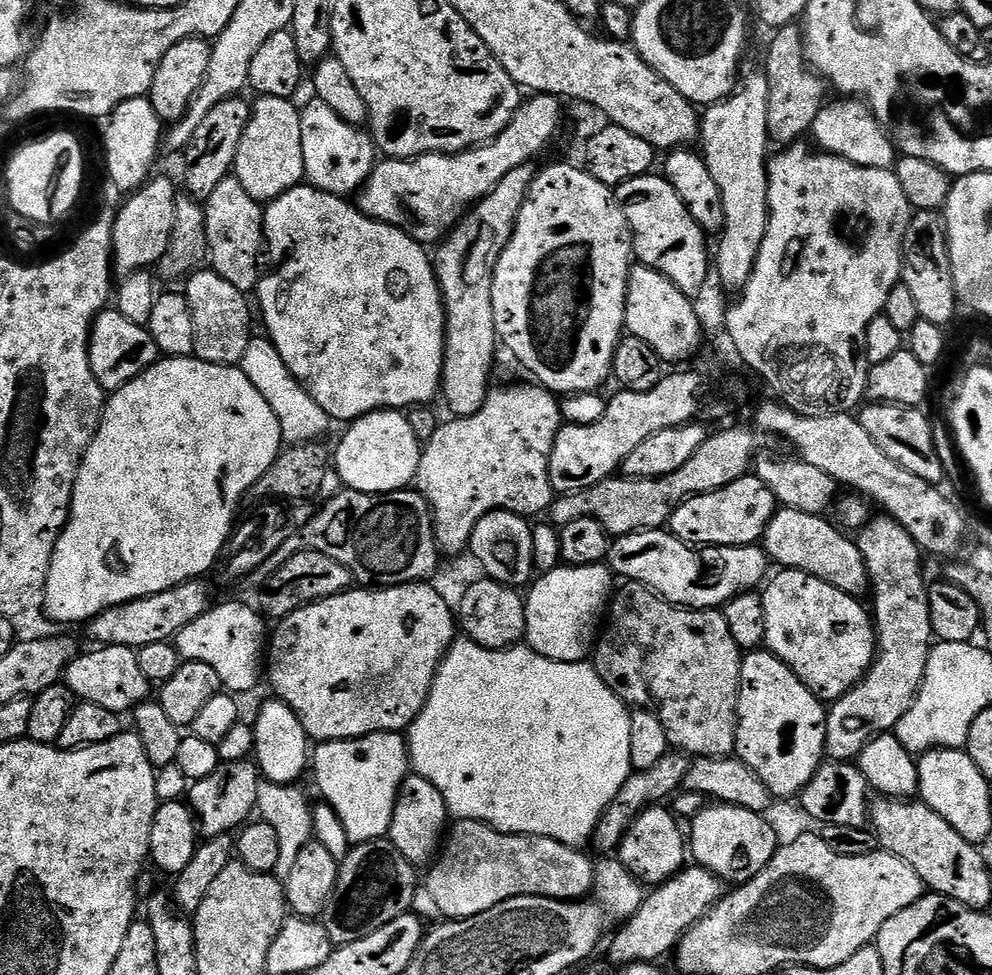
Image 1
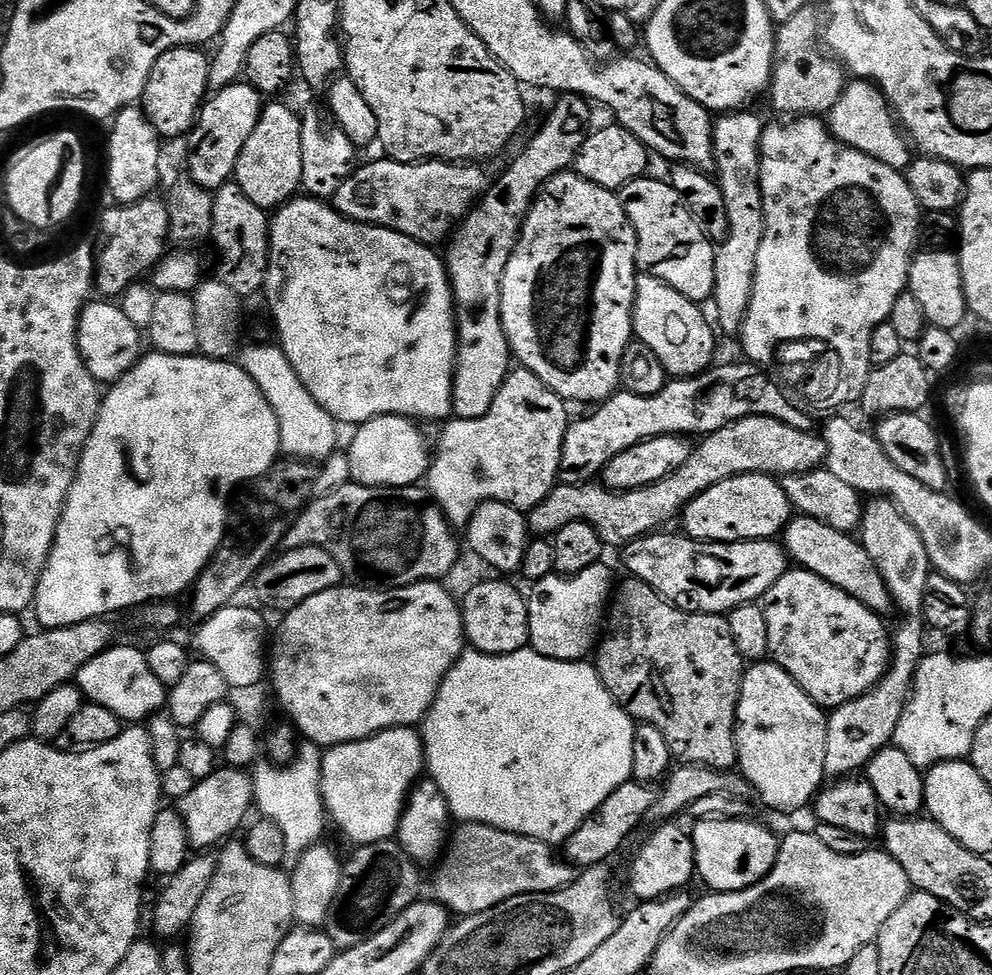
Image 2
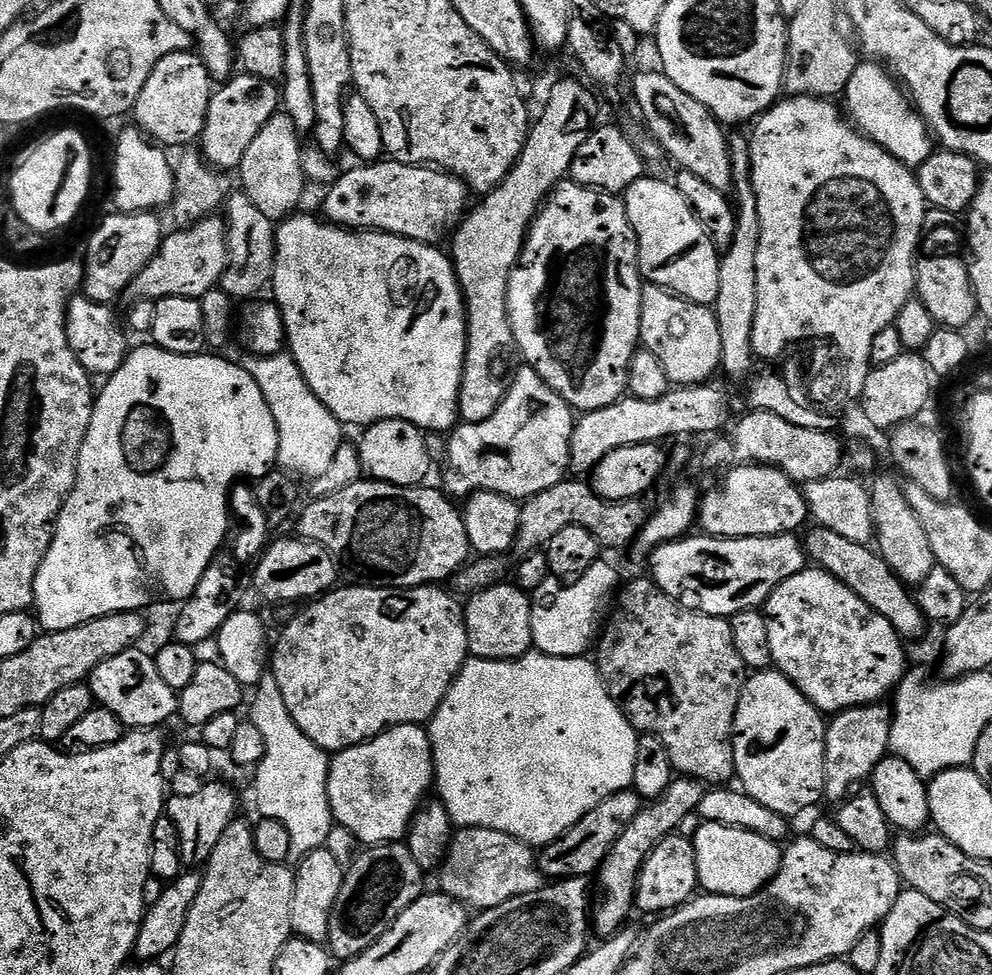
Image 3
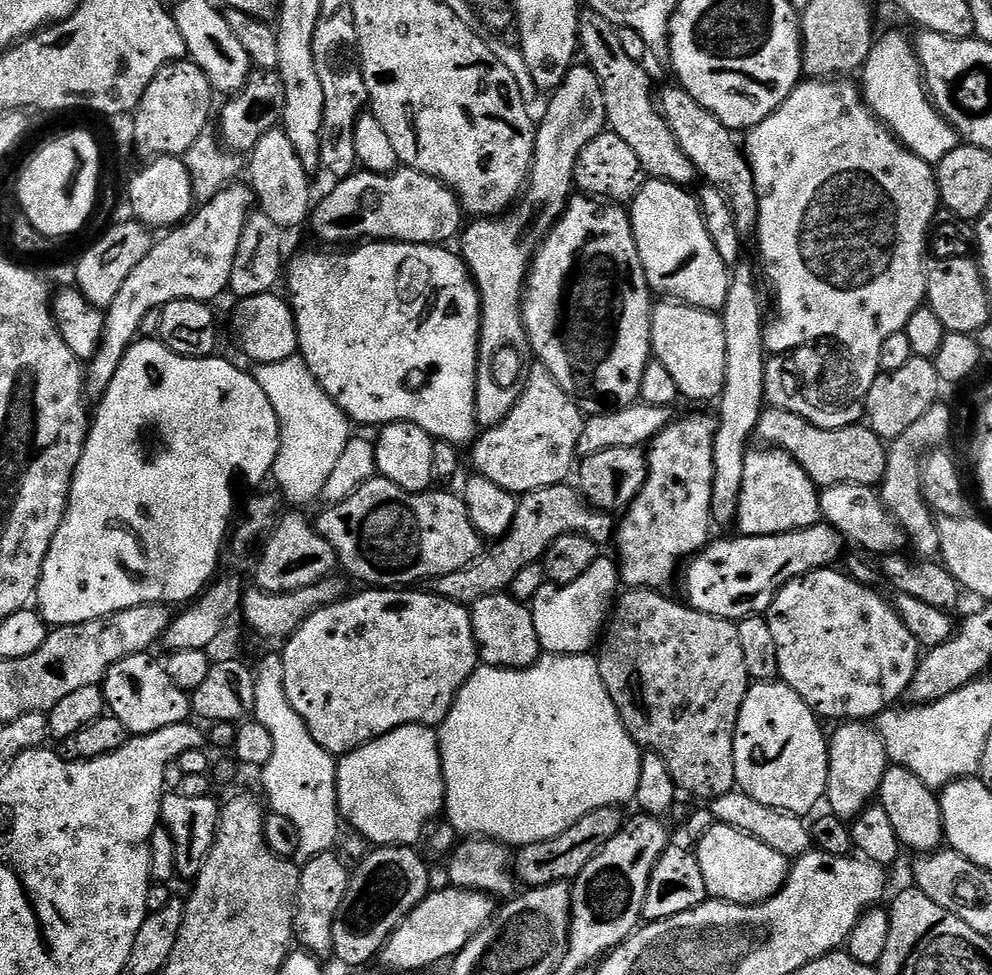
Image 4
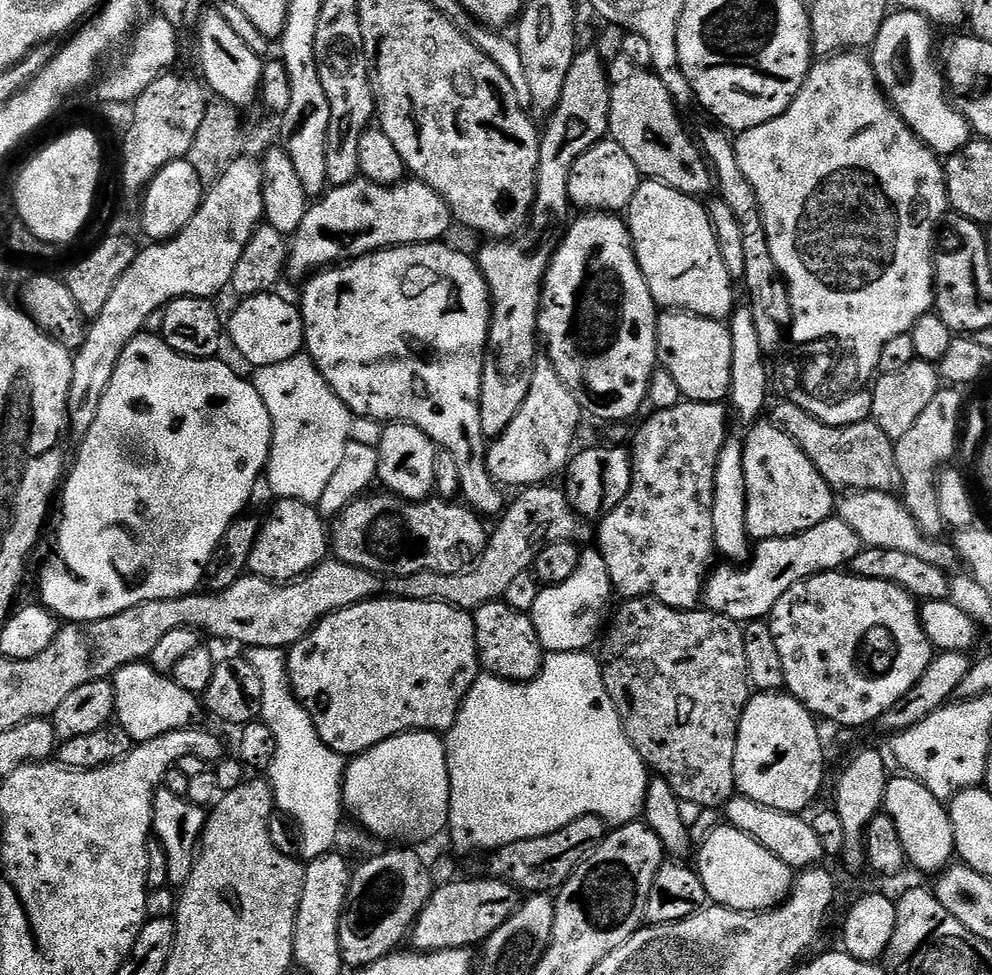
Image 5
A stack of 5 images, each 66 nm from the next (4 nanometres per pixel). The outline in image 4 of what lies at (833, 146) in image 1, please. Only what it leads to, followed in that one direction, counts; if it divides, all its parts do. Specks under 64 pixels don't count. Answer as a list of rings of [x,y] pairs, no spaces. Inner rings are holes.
[[[888,32],[881,40],[879,37],[873,43],[859,76],[858,87],[868,109],[918,158],[935,166],[942,158],[946,158],[946,154],[950,154],[950,150],[956,148],[956,131],[932,105],[911,39],[907,40],[900,32]]]

